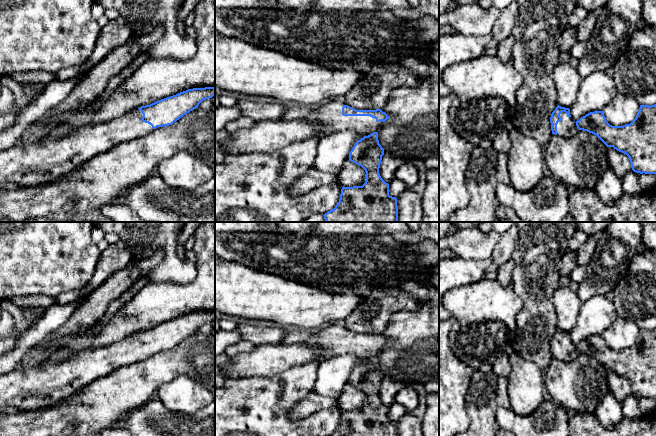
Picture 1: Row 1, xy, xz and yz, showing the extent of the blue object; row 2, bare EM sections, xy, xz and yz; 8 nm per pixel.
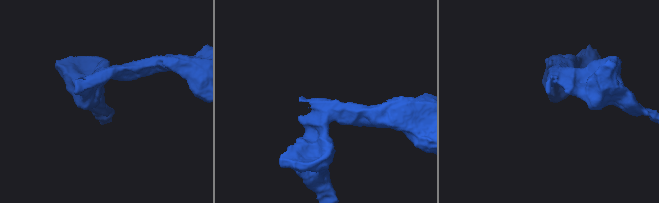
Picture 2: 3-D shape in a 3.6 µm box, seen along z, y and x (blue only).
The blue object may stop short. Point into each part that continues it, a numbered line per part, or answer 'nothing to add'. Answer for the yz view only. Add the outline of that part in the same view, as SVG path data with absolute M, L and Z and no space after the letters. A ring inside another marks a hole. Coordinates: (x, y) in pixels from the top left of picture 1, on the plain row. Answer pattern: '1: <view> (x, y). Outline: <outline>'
1: yz (566, 352). Outline: M565 336L560 338L561 345L557 348L557 359L564 362L570 362L578 357L578 352L572 341Z

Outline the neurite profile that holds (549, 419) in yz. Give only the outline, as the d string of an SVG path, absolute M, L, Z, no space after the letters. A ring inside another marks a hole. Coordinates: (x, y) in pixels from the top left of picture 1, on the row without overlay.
M553 400L543 403L530 415L517 415L510 407L495 413L498 428L515 436L570 436L569 414Z

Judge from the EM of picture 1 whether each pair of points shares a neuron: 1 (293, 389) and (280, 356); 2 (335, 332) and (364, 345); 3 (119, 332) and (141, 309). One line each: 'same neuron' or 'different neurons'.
1: different neurons
2: same neuron
3: same neuron

